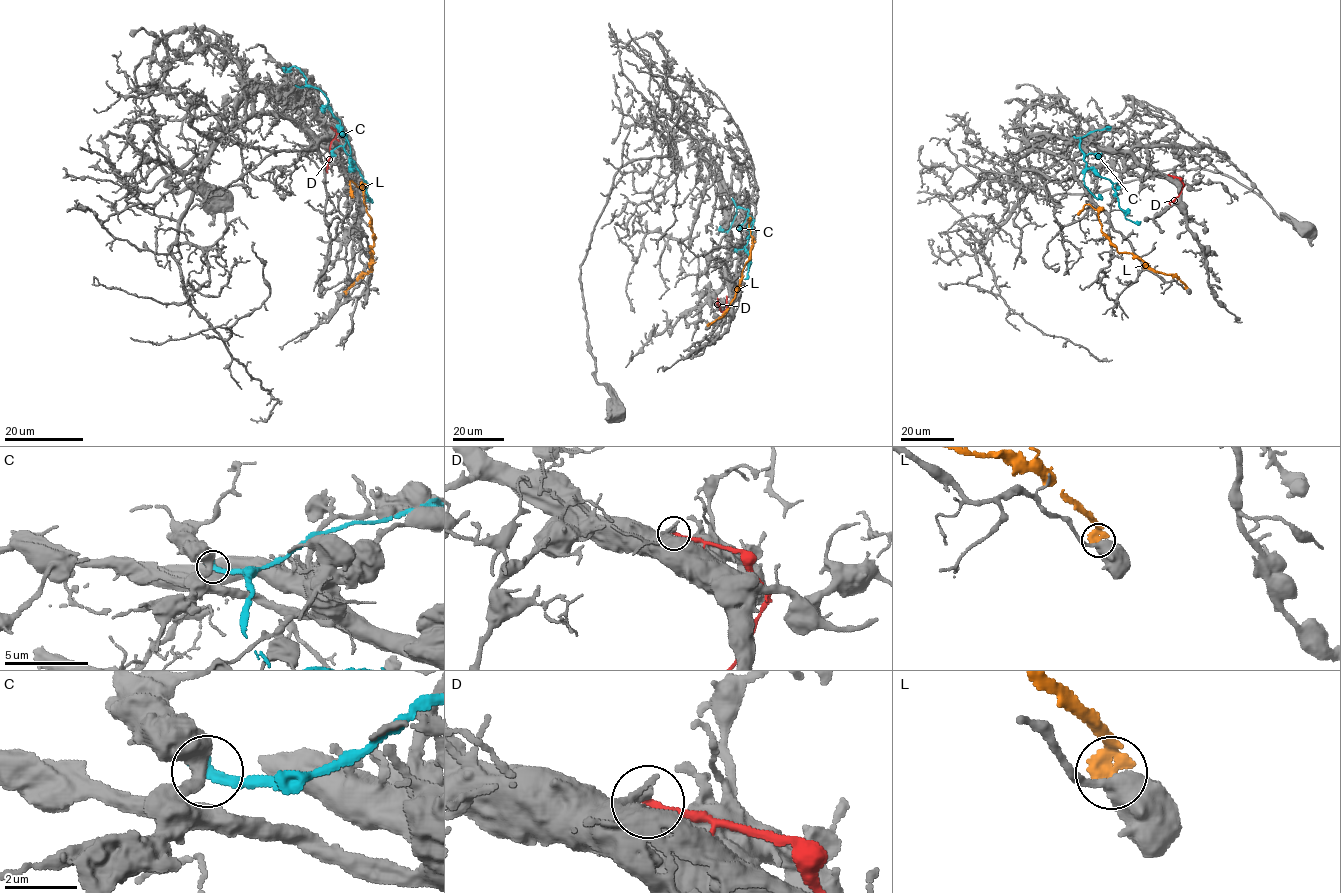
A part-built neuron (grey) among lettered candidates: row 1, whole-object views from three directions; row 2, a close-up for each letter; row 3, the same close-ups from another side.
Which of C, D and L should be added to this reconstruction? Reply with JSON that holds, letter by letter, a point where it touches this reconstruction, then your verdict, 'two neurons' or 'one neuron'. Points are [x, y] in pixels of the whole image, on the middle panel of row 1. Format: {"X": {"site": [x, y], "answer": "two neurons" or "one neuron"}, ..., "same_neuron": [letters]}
{"C": {"site": [733, 200], "answer": "two neurons"}, "D": {"site": [726, 296], "answer": "two neurons"}, "L": {"site": [708, 324], "answer": "two neurons"}, "same_neuron": []}

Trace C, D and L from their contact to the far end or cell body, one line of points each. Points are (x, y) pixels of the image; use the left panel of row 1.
C: (297, 86), (314, 86), (327, 97), (345, 137), (344, 151), (365, 181), (370, 199), (366, 200)
D: (331, 128), (336, 135), (329, 150), (327, 173)
L: (345, 293), (371, 268), (369, 246), (374, 244), (363, 190), (350, 181), (351, 197)

